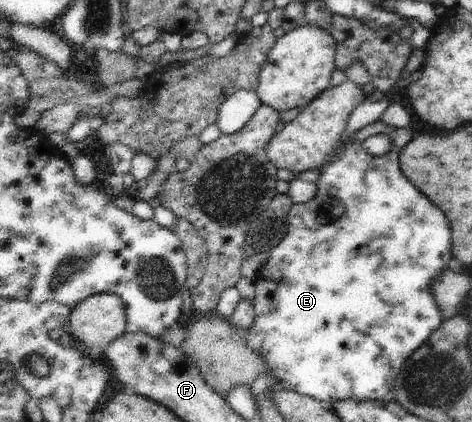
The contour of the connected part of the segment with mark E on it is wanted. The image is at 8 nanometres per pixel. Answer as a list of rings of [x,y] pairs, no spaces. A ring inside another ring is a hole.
[[[380,120],[366,127],[364,131],[356,133],[356,139],[348,141],[348,145],[340,145],[339,149],[330,158],[330,161],[323,167],[324,173],[317,181],[318,195],[308,203],[295,204],[290,213],[290,229],[287,239],[276,249],[271,251],[272,257],[268,265],[256,276],[256,298],[254,299],[255,313],[257,315],[254,325],[249,330],[249,339],[252,349],[260,351],[262,357],[269,365],[269,377],[274,381],[286,381],[293,389],[305,396],[314,397],[322,401],[342,401],[342,399],[358,399],[358,401],[384,401],[386,395],[395,389],[396,380],[400,377],[400,369],[404,361],[416,351],[428,337],[440,328],[442,323],[442,311],[438,309],[434,301],[432,281],[436,281],[448,261],[452,259],[452,229],[447,214],[443,212],[431,200],[426,197],[403,173],[400,165],[402,151],[414,139],[412,129],[392,127]],[[376,135],[392,135],[394,137],[394,149],[388,155],[372,155],[366,149],[365,143]],[[338,200],[341,204],[336,207],[332,201]]]

